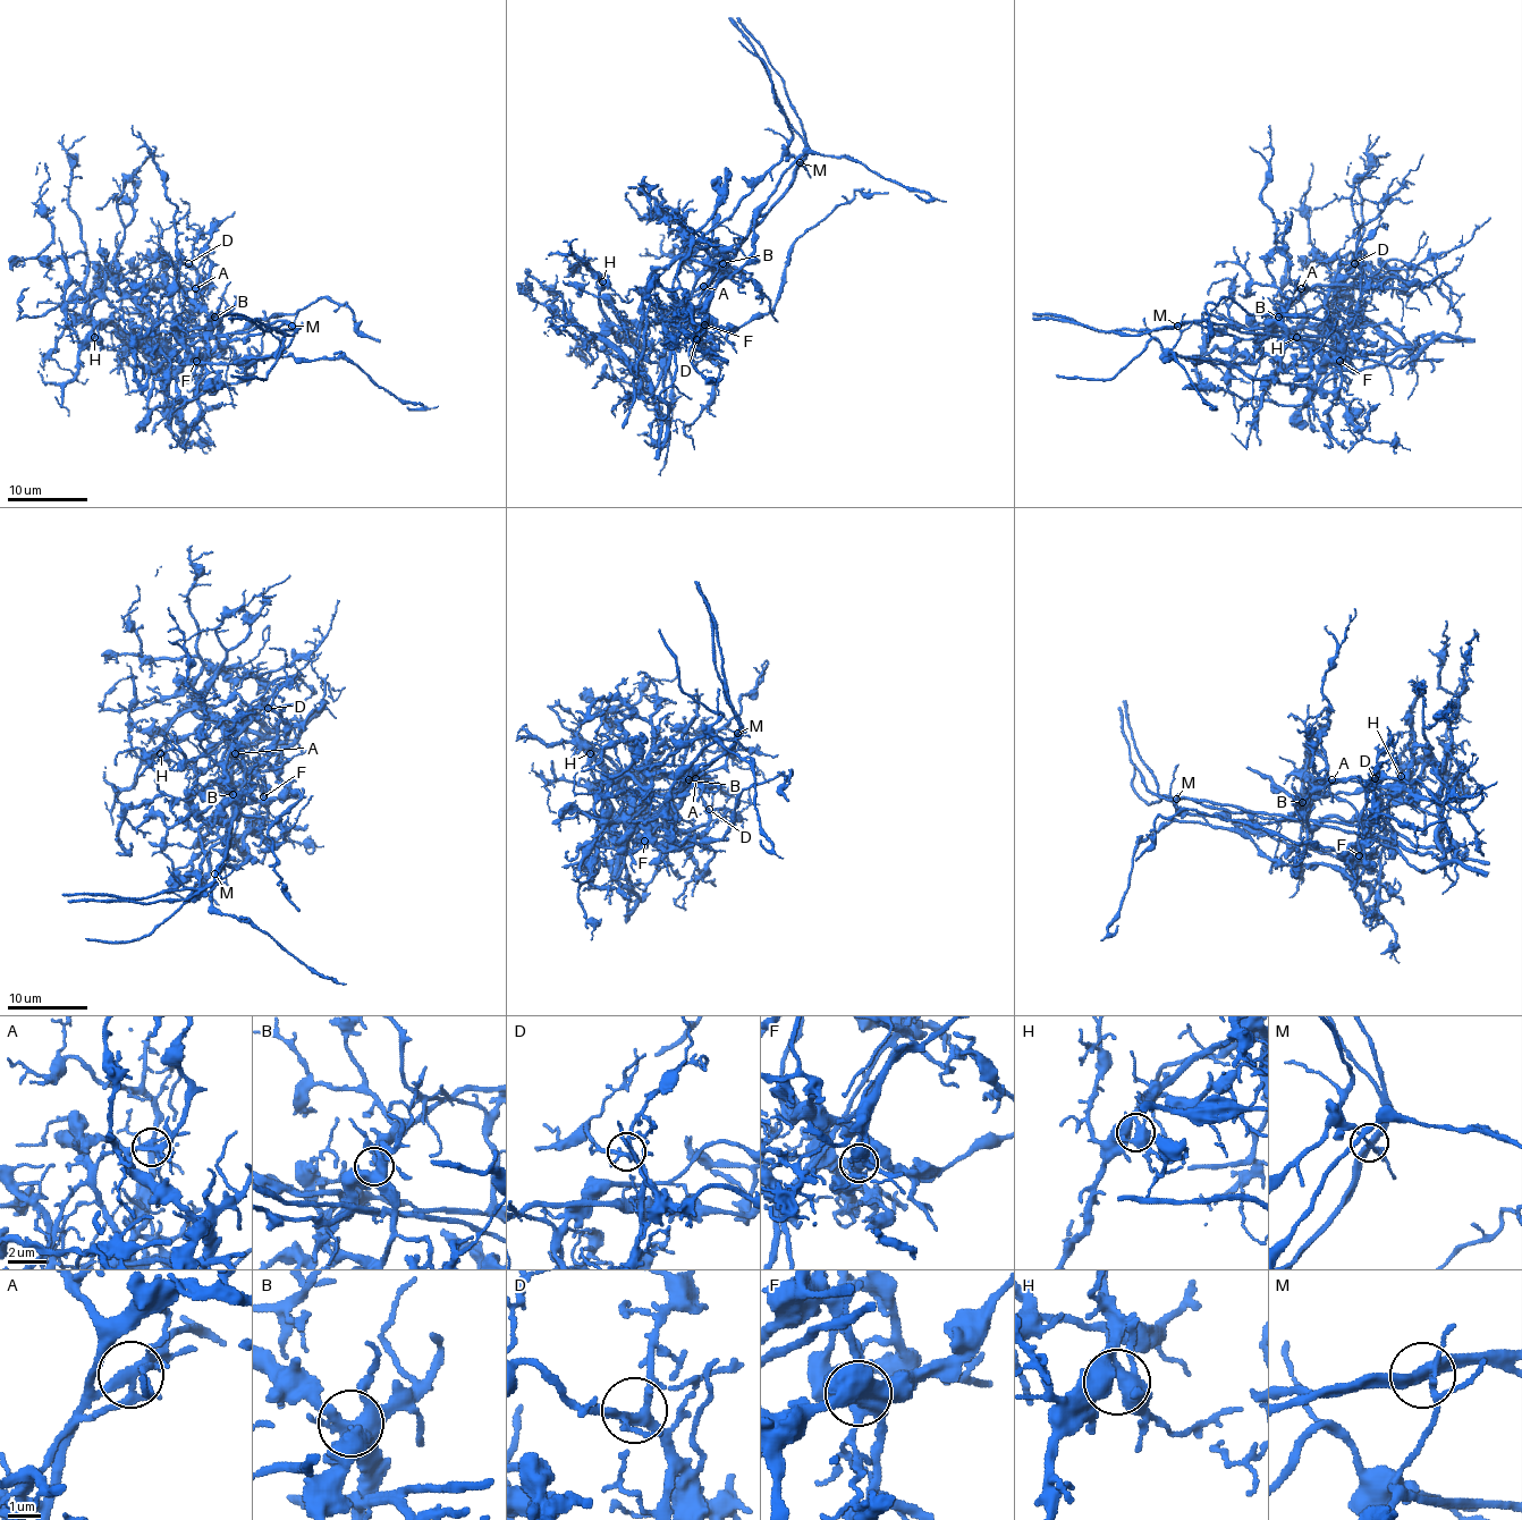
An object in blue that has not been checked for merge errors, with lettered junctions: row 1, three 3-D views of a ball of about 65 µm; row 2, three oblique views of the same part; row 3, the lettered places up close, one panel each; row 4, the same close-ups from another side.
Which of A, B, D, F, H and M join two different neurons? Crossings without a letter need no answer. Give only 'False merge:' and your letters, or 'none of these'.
False merge: A, F, M

